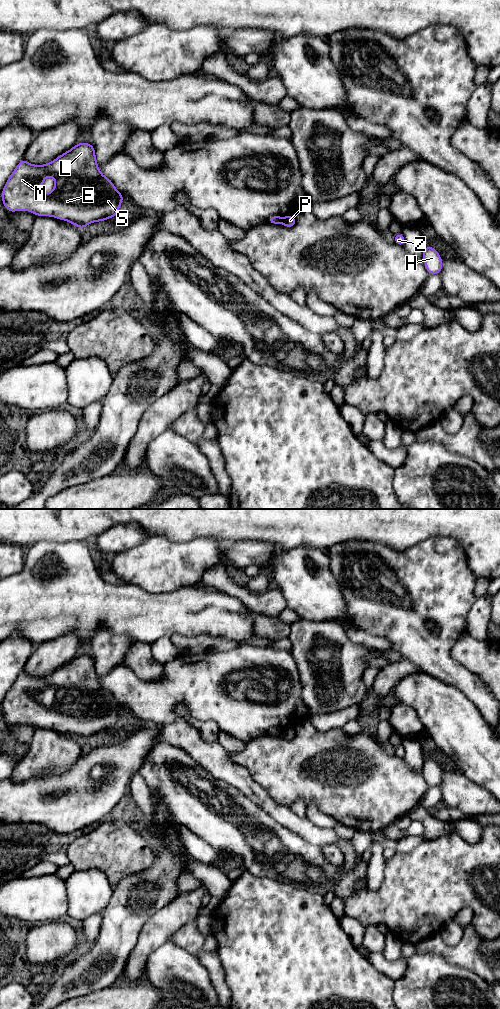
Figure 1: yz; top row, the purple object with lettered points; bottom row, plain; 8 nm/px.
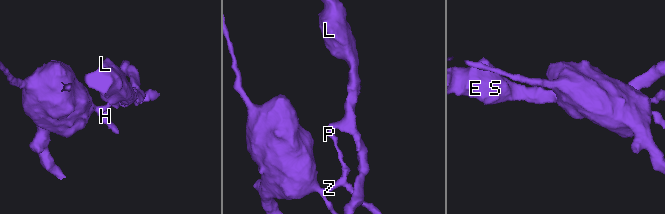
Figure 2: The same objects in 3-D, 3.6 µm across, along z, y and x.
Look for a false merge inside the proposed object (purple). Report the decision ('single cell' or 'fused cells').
fused cells

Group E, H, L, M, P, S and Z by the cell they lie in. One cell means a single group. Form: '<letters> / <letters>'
E L M S / H P Z

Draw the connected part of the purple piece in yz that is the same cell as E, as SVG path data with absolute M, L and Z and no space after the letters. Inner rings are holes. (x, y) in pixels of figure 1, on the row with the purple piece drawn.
M86 142L76 144L45 165L33 165L22 159L1 193L3 204L10 212L26 210L36 216L52 216L69 221L81 229L92 222L104 223L107 218L116 217L124 197L116 190L112 181L100 172L94 146ZM49 176L55 179L55 186L51 193L45 194L42 184Z

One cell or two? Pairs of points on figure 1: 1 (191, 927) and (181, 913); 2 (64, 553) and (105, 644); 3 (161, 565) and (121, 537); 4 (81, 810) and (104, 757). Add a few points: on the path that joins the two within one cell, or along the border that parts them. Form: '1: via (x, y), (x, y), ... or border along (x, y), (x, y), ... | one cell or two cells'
1: border along (195, 918), (184, 923), (171, 935) | two cells
2: border along (121, 634), (100, 627), (88, 640) | two cells
3: border along (149, 536), (134, 546), (115, 552), (112, 555) | two cells
4: via (81, 795), (81, 772), (89, 764) | one cell

